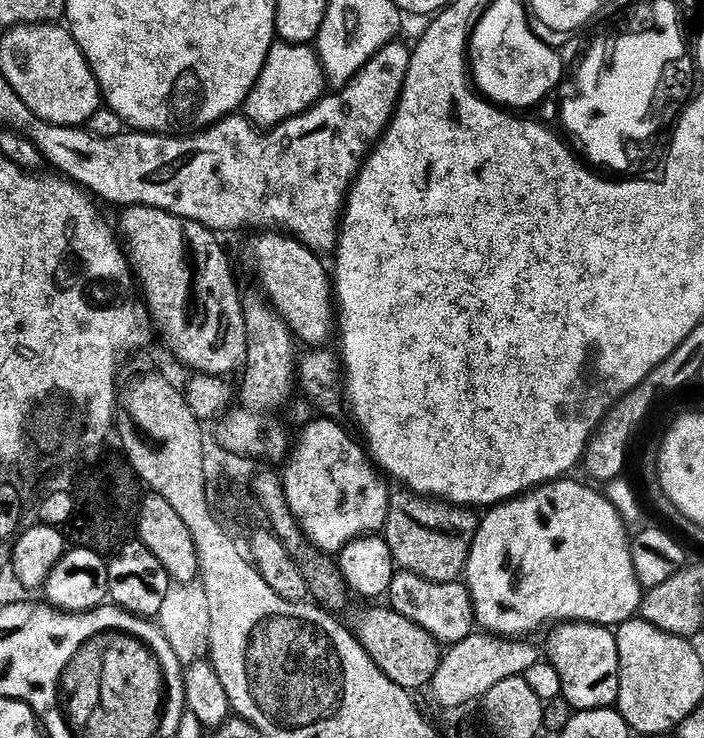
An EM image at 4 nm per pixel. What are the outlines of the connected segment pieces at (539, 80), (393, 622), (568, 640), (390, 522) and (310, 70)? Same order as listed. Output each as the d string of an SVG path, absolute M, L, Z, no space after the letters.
M496 10L489 12L487 20L481 24L480 33L476 36L471 50L477 57L477 75L485 91L490 95L493 103L512 110L527 110L537 107L555 87L563 83L566 72L564 62L557 49L554 49L536 39L536 58L534 50L526 48L526 66L514 66L514 48L510 48L508 32L496 32Z
M391 607L372 608L358 627L360 643L372 655L372 660L398 686L409 690L427 689L440 668L442 645L422 626L410 622Z
M560 622L548 636L546 660L558 670L562 682L560 695L576 712L589 712L595 708L611 708L616 704L620 693L620 659L616 632L603 624L585 624L583 622Z
M399 490L391 493L389 516L382 531L382 539L390 546L392 558L405 572L413 572L435 584L451 584L465 575L476 531L480 528L477 513L471 507L449 504L431 496L421 496L419 492Z
M283 42L273 44L258 82L246 101L246 116L261 130L279 128L309 108L315 108L325 95L326 77L319 55L311 47L293 46Z

